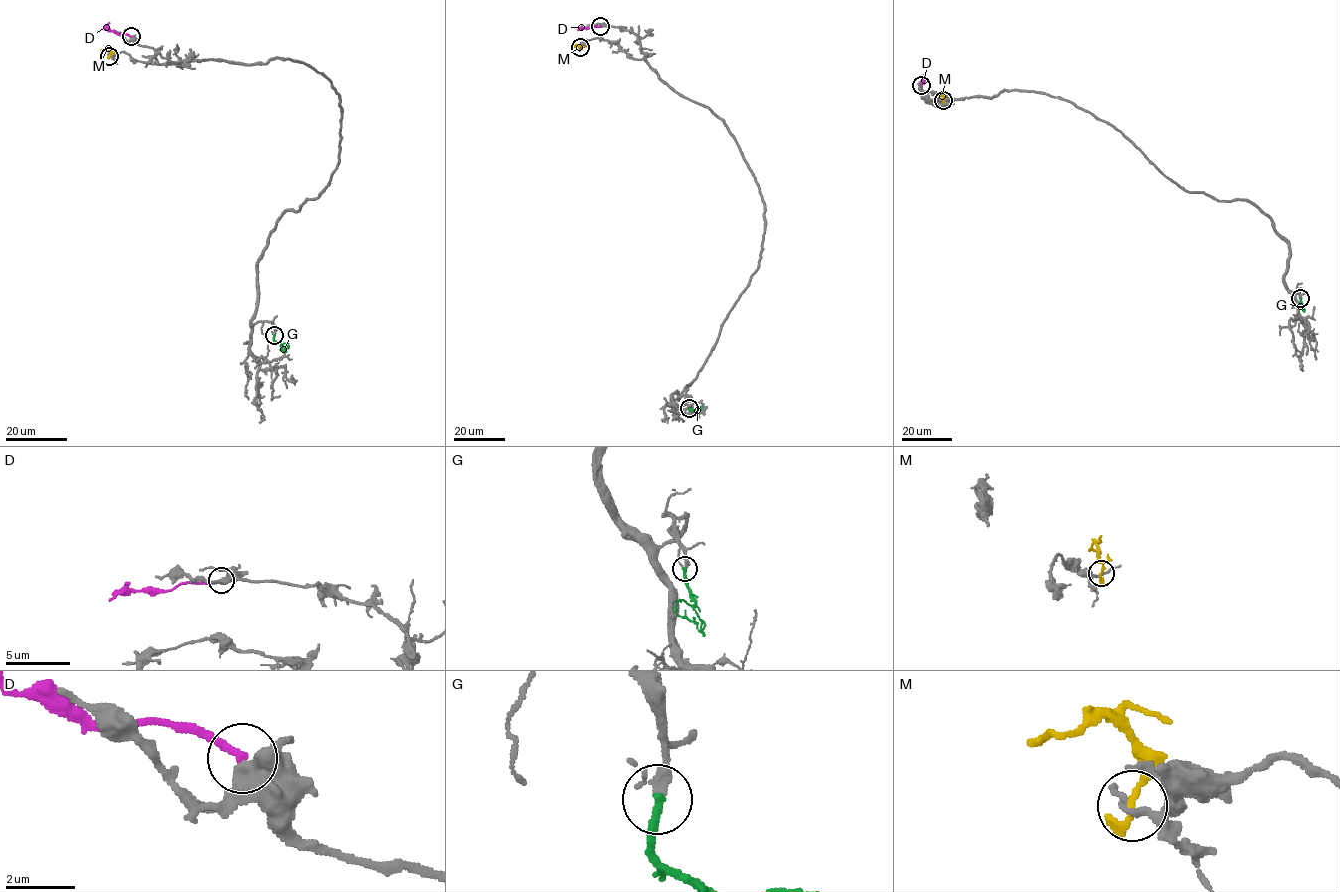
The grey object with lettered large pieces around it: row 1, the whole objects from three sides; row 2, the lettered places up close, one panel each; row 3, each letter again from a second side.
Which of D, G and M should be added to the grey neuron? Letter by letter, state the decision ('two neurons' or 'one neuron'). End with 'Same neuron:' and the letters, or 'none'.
D: two neurons
G: one neuron
M: two neurons
Same neuron: G

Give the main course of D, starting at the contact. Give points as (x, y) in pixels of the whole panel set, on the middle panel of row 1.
D: (600, 26), (582, 28)

